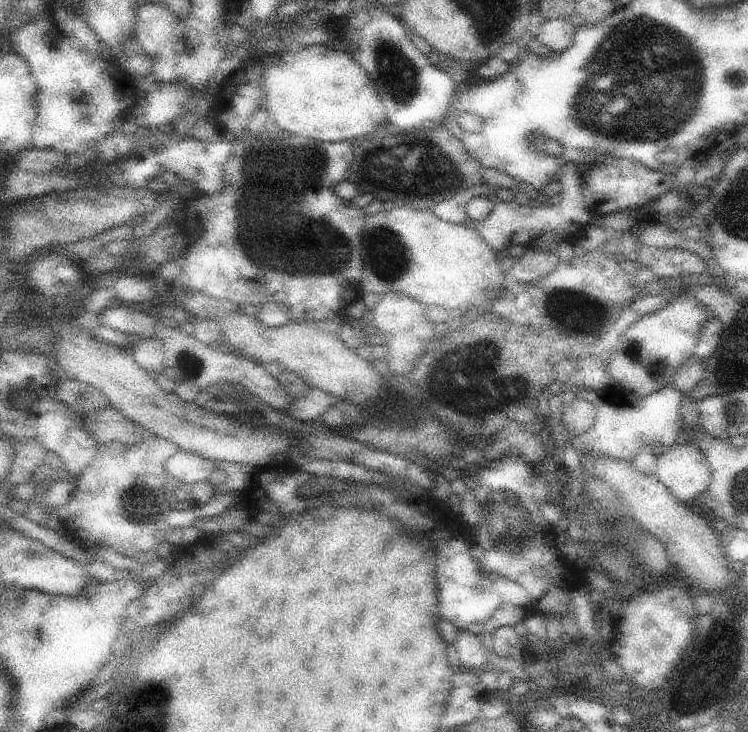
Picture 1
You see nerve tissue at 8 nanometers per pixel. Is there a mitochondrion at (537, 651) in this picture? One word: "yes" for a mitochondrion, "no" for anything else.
yes

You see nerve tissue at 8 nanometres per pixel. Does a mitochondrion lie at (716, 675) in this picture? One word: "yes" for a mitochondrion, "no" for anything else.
yes

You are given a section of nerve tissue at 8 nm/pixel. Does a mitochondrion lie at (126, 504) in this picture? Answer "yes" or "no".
yes

